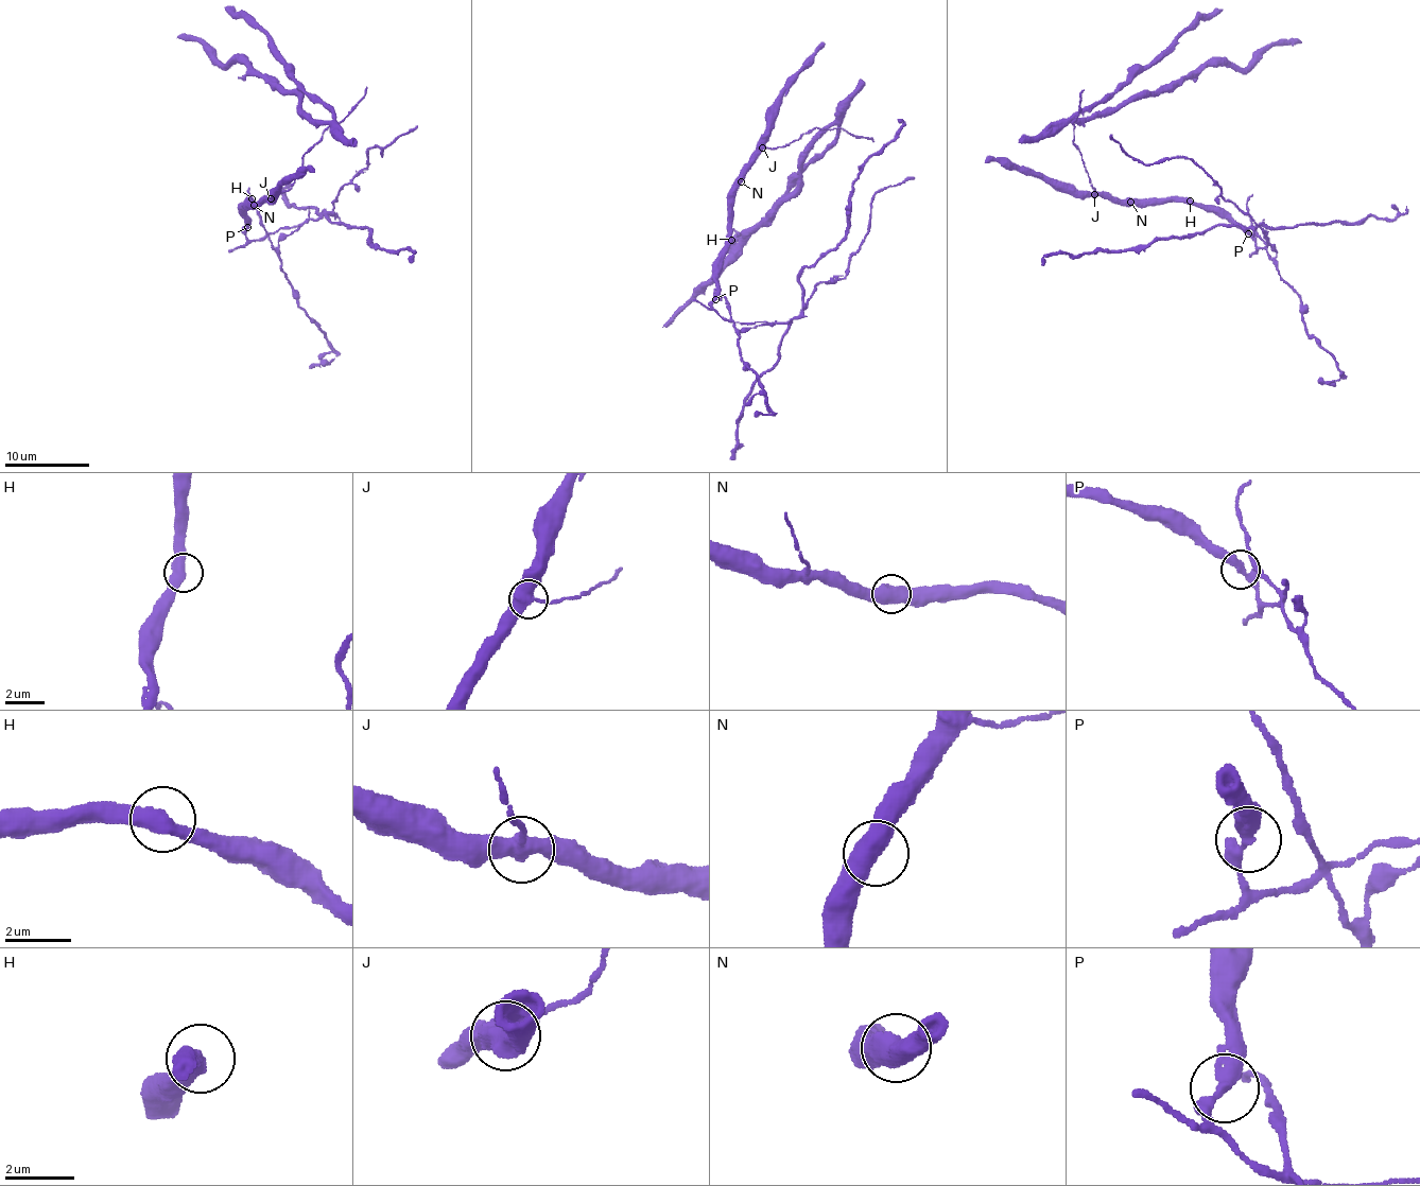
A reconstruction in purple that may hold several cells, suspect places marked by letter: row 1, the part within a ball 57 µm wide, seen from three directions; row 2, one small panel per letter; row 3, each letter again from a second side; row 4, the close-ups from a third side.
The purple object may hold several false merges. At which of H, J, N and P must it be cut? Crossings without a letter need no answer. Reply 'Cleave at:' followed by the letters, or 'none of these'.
Cleave at: J, P

